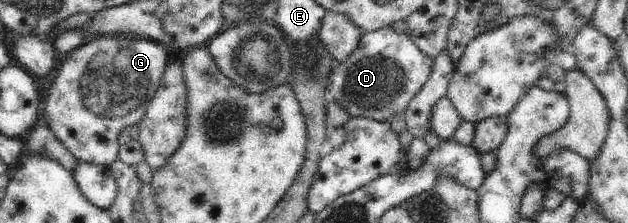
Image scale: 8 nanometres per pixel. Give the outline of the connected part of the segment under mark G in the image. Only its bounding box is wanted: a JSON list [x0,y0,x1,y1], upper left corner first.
[43,35,168,166]

